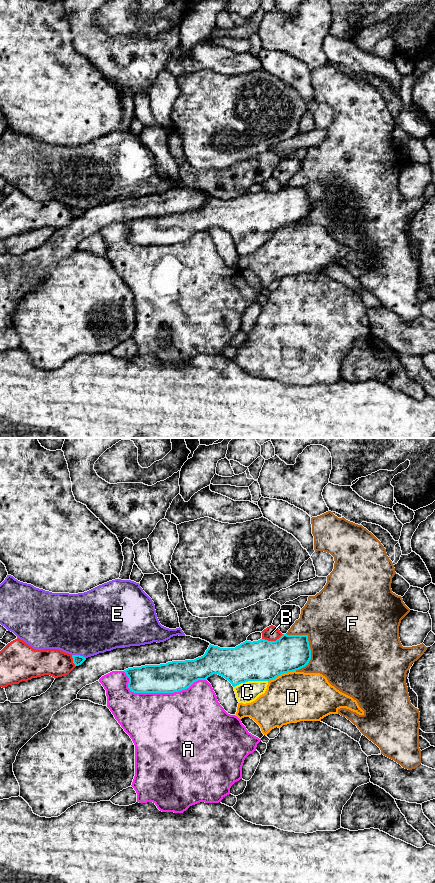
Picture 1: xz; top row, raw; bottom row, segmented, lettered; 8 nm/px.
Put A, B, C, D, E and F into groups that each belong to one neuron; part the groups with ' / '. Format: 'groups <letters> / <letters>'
groups A / B / C / D / E / F

